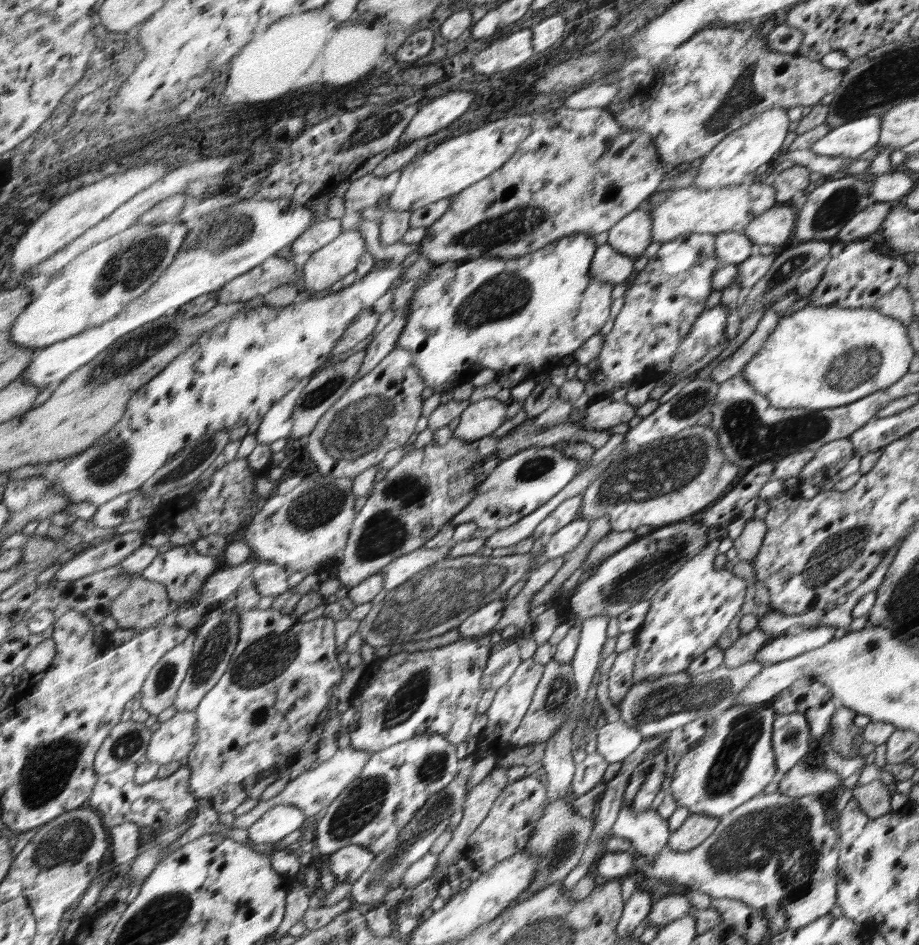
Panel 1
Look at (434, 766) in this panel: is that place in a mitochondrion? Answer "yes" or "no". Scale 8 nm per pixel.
yes

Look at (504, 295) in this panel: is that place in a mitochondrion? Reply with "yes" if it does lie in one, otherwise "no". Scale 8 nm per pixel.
yes

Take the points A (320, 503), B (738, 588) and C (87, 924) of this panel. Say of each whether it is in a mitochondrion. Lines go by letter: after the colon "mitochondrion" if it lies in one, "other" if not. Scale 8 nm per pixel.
A: mitochondrion
B: other
C: other

